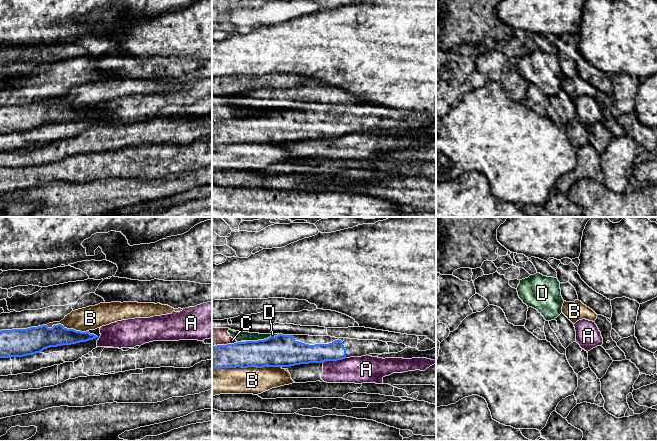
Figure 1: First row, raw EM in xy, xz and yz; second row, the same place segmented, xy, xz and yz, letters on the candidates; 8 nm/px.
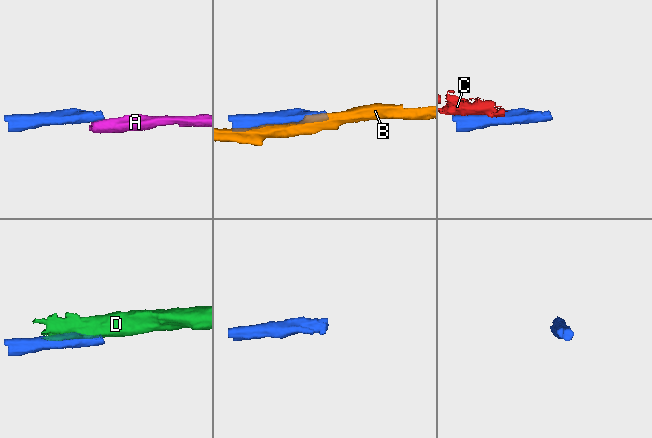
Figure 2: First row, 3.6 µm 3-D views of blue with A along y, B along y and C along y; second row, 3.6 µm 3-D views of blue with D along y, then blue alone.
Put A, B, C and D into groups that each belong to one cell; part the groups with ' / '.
A / B / C D

